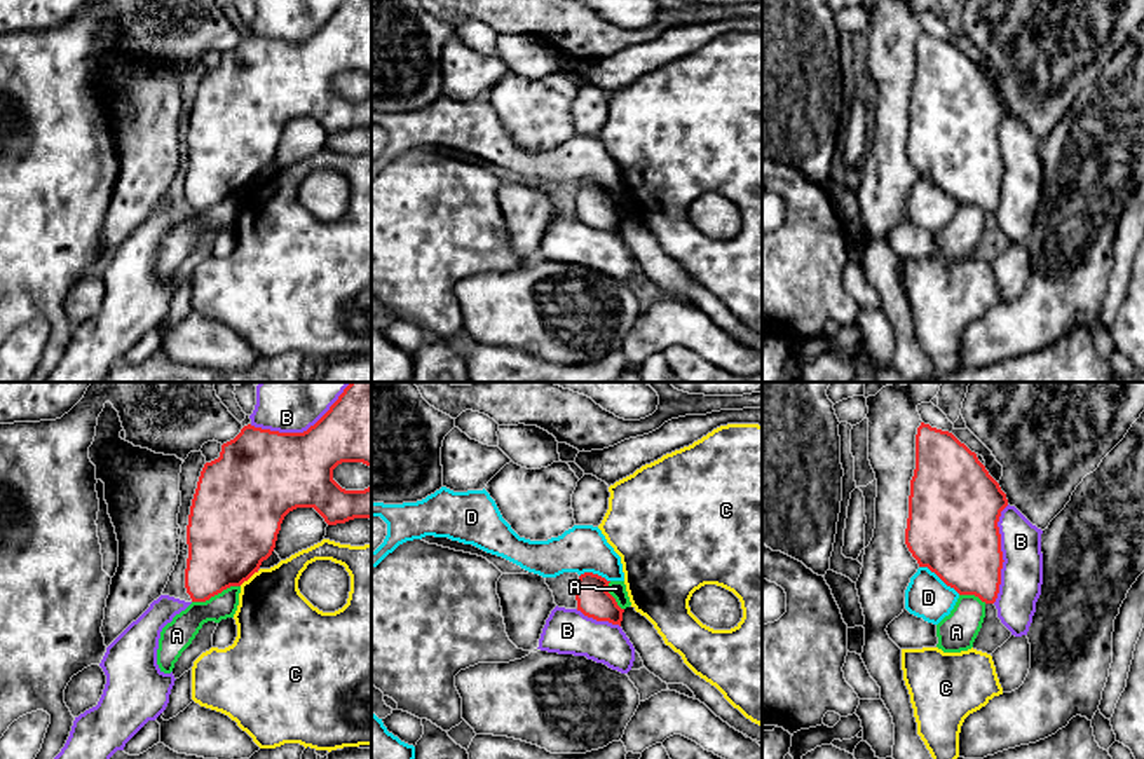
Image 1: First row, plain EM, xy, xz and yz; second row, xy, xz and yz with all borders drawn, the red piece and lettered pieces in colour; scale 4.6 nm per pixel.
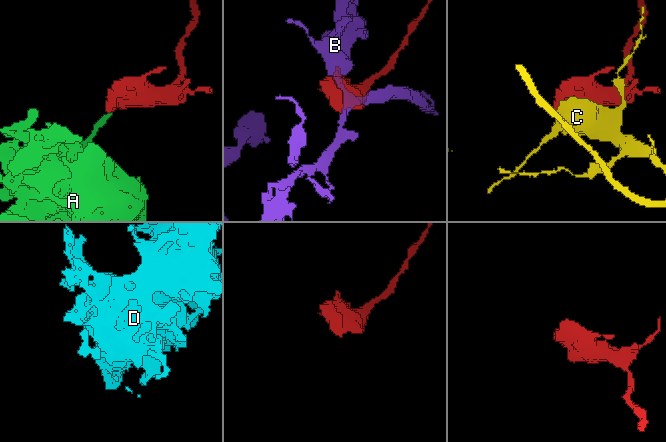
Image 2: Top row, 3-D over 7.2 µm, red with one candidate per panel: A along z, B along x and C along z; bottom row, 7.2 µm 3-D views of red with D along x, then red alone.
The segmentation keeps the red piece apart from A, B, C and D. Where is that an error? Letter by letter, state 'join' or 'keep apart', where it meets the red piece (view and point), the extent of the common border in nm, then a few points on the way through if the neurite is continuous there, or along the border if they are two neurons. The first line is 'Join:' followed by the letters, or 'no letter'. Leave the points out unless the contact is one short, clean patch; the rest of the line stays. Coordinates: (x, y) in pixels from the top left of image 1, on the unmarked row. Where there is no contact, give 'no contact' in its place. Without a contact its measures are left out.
Join: no letter
A: keep apart; meets red in xy at (215, 203); contact 240 nm long; border along xy (239, 194), (231, 194), (204, 210), (192, 211)
B: keep apart; meets red in yz at (1001, 163); contact 460 nm long
C: keep apart; meets red in xy at (248, 187); contact 120 nm long
D: keep apart; meets red in yz at (940, 187); contact 240 nm long; border along yz (919, 175), (933, 180), (960, 203)

